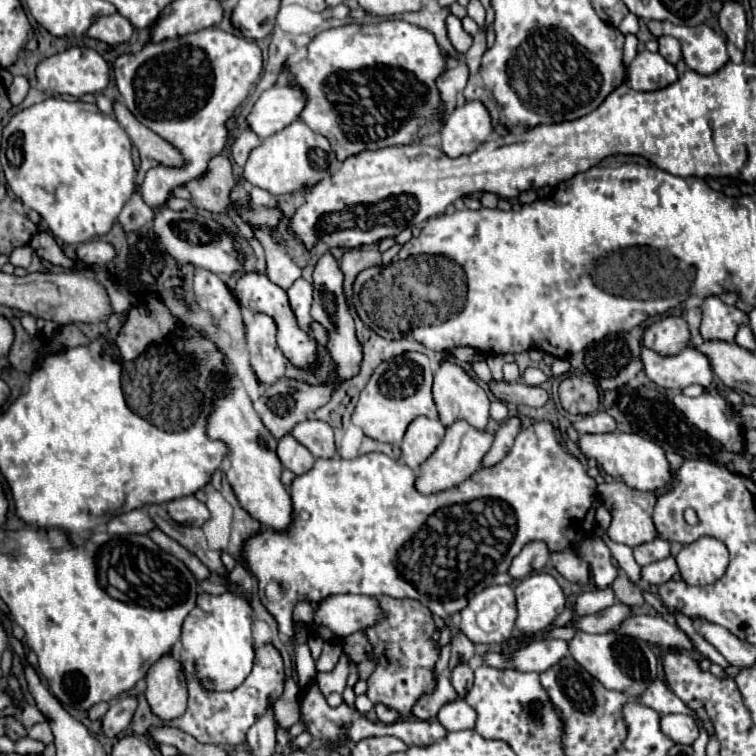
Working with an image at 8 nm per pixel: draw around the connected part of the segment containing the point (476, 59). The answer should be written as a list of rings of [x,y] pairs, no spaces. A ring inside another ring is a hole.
[[[478,31],[478,35],[474,37],[474,43],[472,47],[468,49],[466,53],[466,63],[468,63],[468,69],[470,69],[470,75],[476,75],[478,69],[480,69],[480,59],[486,51],[486,37],[482,31]]]

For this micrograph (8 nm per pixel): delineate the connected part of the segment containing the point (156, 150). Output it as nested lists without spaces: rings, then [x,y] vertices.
[[[116,103],[114,113],[116,113],[118,123],[124,127],[128,137],[132,139],[132,143],[140,151],[142,163],[140,163],[140,171],[138,171],[138,177],[136,177],[138,183],[144,181],[144,173],[152,167],[158,167],[158,165],[182,167],[184,165],[182,153],[176,147],[172,147],[168,141],[164,141],[160,135],[156,135],[154,131],[144,127],[124,105]]]

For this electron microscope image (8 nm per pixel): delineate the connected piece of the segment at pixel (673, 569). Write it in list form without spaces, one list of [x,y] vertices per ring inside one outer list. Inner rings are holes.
[[[666,557],[662,561],[656,561],[656,563],[650,563],[650,565],[644,565],[642,571],[640,571],[640,577],[642,577],[642,585],[662,585],[666,581],[670,581],[670,577],[678,573],[678,567],[676,567],[676,561],[674,557]]]

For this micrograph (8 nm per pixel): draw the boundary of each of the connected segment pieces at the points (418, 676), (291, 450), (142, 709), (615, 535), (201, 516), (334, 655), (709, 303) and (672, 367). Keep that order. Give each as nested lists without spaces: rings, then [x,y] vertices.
[[[392,597],[378,599],[388,617],[376,627],[366,629],[366,635],[374,647],[372,657],[378,663],[376,671],[368,679],[368,697],[374,703],[384,703],[396,709],[404,719],[410,719],[410,709],[418,701],[418,697],[434,689],[432,671],[440,653],[440,645],[436,641],[430,641],[430,635],[436,631],[436,627],[430,609],[420,601]]]
[[[284,435],[278,441],[278,459],[282,461],[282,465],[286,469],[290,469],[292,473],[298,473],[298,475],[310,471],[314,465],[312,453],[304,445],[300,445],[292,435]]]
[[[132,689],[132,691],[128,691],[128,695],[136,695],[136,697],[138,697],[138,709],[136,709],[136,715],[134,715],[134,721],[132,721],[134,733],[146,735],[148,727],[152,727],[152,725],[162,725],[162,721],[150,711],[144,693],[140,693],[138,689]]]
[[[622,481],[600,483],[596,489],[598,489],[598,497],[602,499],[604,507],[612,515],[612,521],[610,521],[610,527],[608,527],[608,537],[612,541],[624,543],[628,547],[636,547],[636,545],[652,541],[656,537],[656,527],[654,527],[654,521],[652,521],[652,511],[654,511],[654,505],[656,505],[654,493],[630,489]]]
[[[194,495],[170,501],[168,513],[180,525],[192,525],[192,527],[202,527],[210,519],[208,507],[202,501],[198,501]]]
[[[326,641],[320,659],[316,661],[316,671],[320,673],[328,673],[336,667],[338,659],[342,655],[342,643],[340,641]]]
[[[706,297],[702,303],[702,327],[704,341],[734,341],[734,335],[742,323],[748,323],[744,311],[726,305],[720,297]]]
[[[694,345],[686,347],[676,357],[662,357],[644,347],[642,363],[648,379],[664,389],[684,389],[694,383],[710,387],[710,383],[716,379],[708,357]]]

